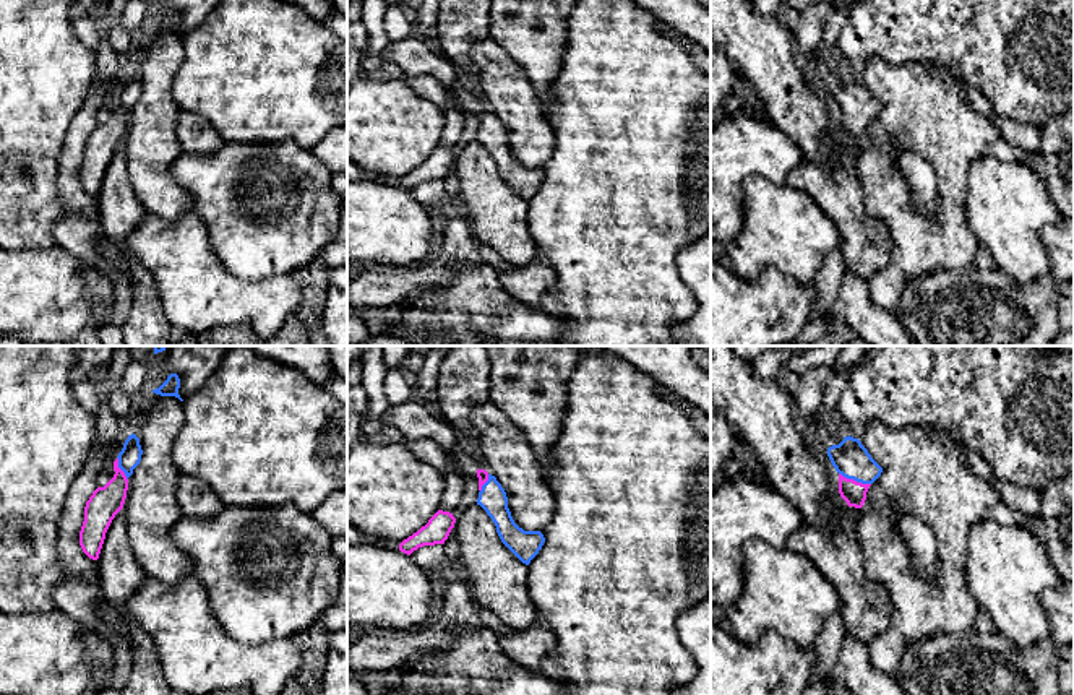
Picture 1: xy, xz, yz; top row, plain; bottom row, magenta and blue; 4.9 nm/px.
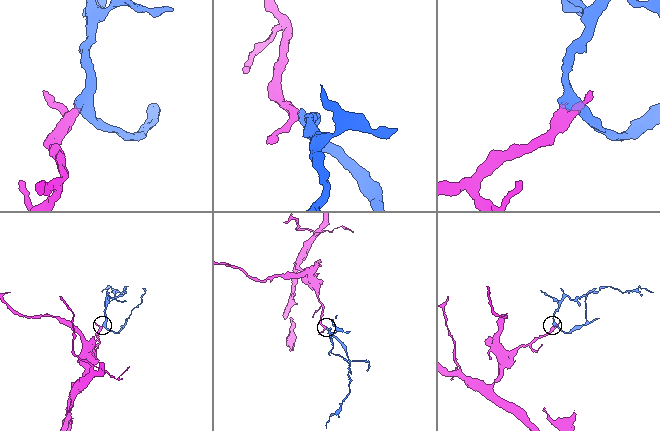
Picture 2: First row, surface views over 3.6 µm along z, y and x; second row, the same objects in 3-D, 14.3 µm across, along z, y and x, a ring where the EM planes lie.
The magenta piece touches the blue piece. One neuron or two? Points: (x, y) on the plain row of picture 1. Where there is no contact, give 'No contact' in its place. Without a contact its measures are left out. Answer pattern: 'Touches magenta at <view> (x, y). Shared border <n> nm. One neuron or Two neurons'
Touches magenta at yz (855, 117). Shared border 170 nm. One neuron

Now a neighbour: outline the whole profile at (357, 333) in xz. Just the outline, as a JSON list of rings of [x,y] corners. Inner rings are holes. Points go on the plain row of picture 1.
[[[347,315],[347,346],[362,346],[370,338],[363,322],[354,315]]]

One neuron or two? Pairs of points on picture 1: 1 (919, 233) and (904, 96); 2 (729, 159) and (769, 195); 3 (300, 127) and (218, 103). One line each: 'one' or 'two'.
1: one
2: two
3: one

